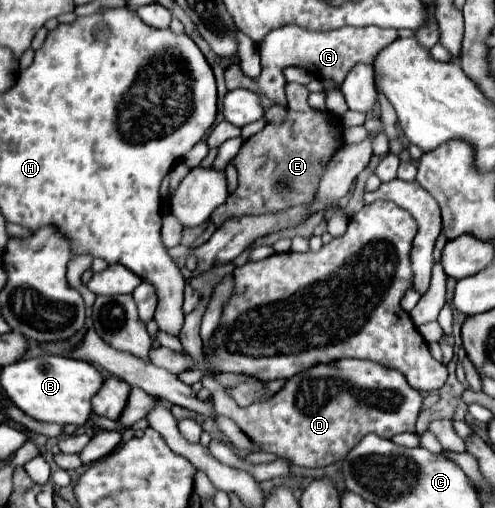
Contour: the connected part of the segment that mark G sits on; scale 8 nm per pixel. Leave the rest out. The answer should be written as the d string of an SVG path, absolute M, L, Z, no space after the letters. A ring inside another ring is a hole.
M280 27L264 37L264 41L258 45L258 53L262 59L262 73L256 79L260 93L268 95L276 105L286 107L284 103L284 69L286 67L302 67L308 73L312 73L318 79L326 79L334 83L336 87L342 85L348 71L358 63L372 63L376 55L388 47L398 33L392 29L380 29L380 27L360 27L360 29L336 29L328 33L316 33L306 31L300 27Z

